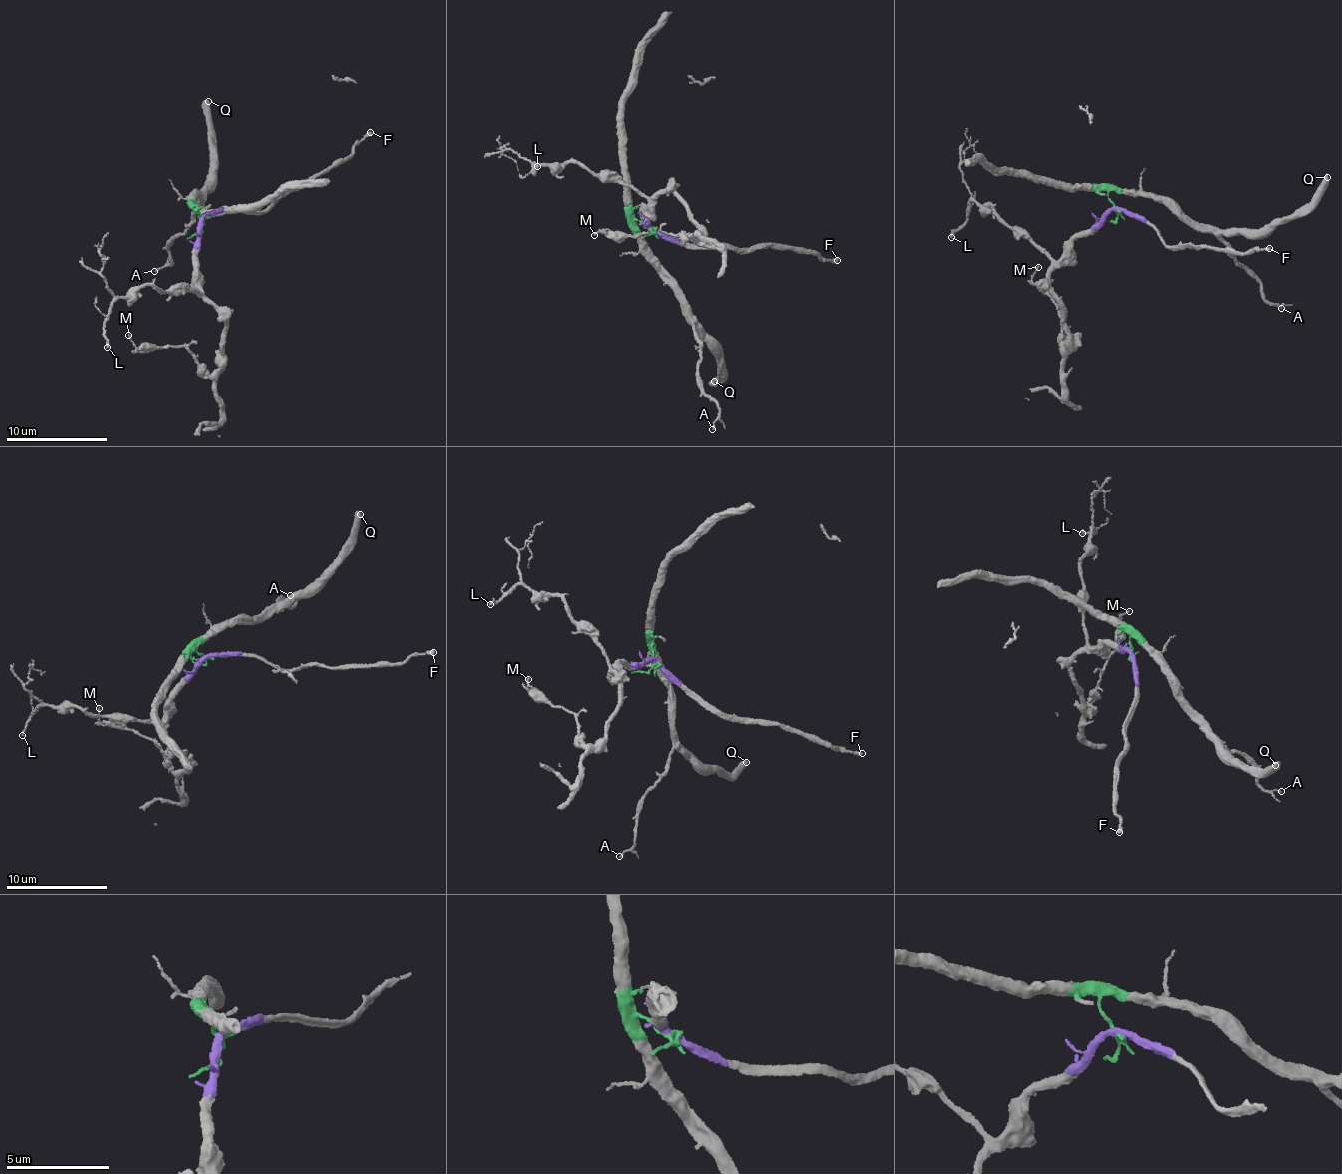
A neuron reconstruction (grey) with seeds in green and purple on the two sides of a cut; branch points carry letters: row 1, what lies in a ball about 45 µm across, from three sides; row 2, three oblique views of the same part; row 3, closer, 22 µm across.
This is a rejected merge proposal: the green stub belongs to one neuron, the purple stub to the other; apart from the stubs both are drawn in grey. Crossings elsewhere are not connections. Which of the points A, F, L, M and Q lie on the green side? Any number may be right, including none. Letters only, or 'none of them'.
A, Q

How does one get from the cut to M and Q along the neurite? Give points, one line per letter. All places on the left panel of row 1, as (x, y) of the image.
M: (202, 217), (197, 267), (206, 298), (226, 324), (222, 363), (210, 374), (182, 346), (145, 351), (127, 334)
Q: (202, 217), (186, 195), (191, 192), (202, 203), (198, 199), (211, 161), (208, 100)

